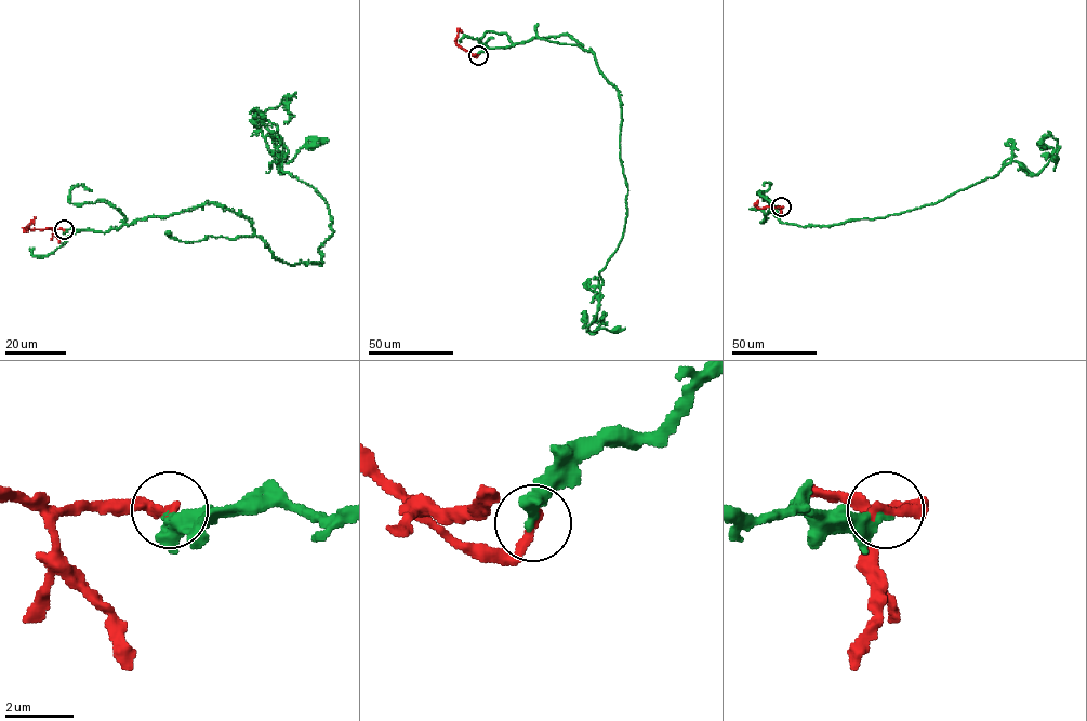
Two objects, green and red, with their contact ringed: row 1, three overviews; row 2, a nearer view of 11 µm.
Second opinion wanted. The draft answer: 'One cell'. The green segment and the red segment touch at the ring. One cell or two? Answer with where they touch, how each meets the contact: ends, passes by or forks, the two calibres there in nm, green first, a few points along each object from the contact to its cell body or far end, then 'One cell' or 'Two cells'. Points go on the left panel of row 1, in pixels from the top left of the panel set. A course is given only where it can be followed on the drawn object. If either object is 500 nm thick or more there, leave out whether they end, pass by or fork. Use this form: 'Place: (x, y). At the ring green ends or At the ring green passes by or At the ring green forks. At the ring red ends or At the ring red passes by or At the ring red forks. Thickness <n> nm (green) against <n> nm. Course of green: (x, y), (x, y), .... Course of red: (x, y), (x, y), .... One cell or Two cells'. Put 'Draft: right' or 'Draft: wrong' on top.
Draft: right
Place: (64, 229). At the ring green passes by. At the ring red ends. Thickness 300 nm (green) against 320 nm. Course of green: (63, 229), (208, 202), (275, 258), (319, 263), (327, 203), (260, 122), (286, 161), (309, 142). Course of red: (63, 229), (24, 228), (27, 231), (35, 217). One cell

